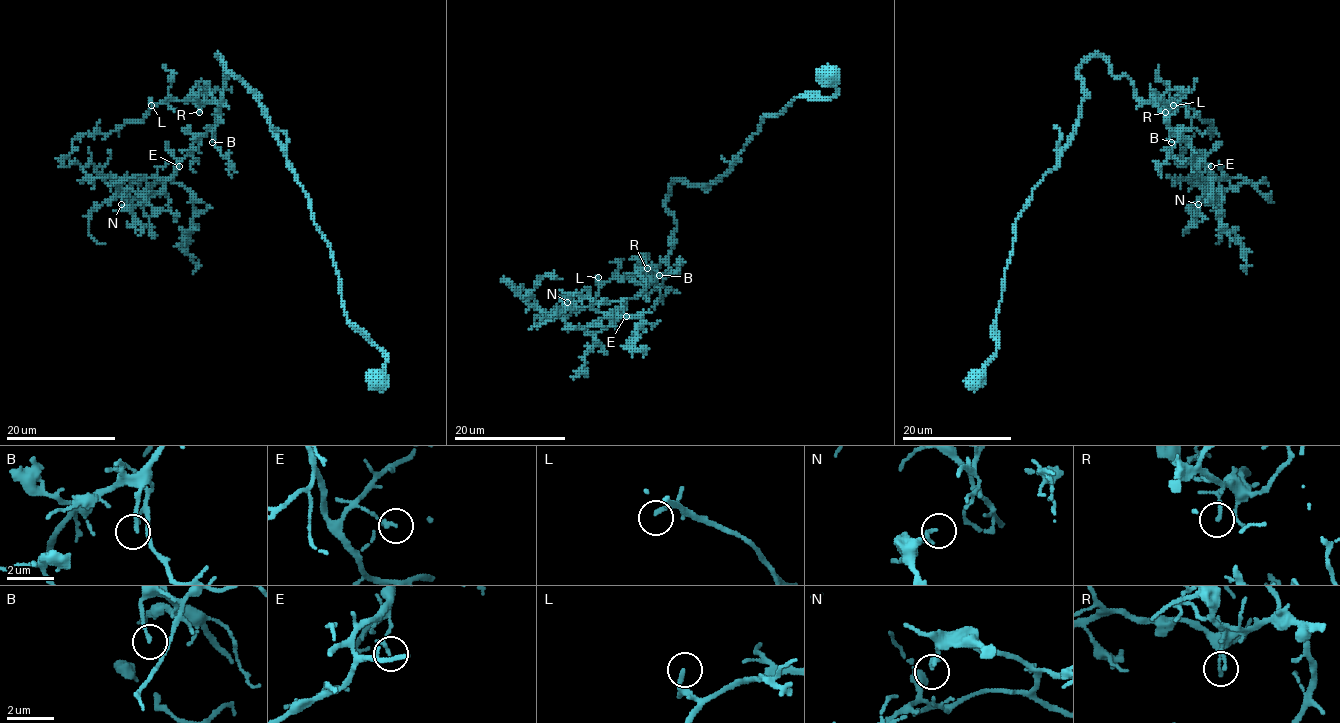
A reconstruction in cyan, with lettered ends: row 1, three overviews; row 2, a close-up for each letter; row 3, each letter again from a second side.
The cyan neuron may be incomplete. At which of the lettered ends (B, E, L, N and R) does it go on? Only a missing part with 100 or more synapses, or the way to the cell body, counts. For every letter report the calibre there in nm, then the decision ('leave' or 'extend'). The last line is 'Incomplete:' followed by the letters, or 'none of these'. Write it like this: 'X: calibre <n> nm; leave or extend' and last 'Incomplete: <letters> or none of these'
B: calibre 160 nm; leave
E: calibre 150 nm; leave
L: calibre 170 nm; extend
N: calibre 120 nm; leave
R: calibre 90 nm; leave
Incomplete: L

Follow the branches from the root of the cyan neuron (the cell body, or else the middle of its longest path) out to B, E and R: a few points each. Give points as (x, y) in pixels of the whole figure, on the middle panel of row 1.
B: (673, 180), (665, 205), (675, 217), (676, 229), (671, 236), (669, 268), (659, 275)
E: (673, 180), (665, 201), (676, 221), (671, 236), (669, 268), (637, 296), (626, 300), (626, 316)
R: (673, 180), (665, 201), (676, 221), (676, 229), (671, 236), (671, 253), (650, 271), (647, 268)

